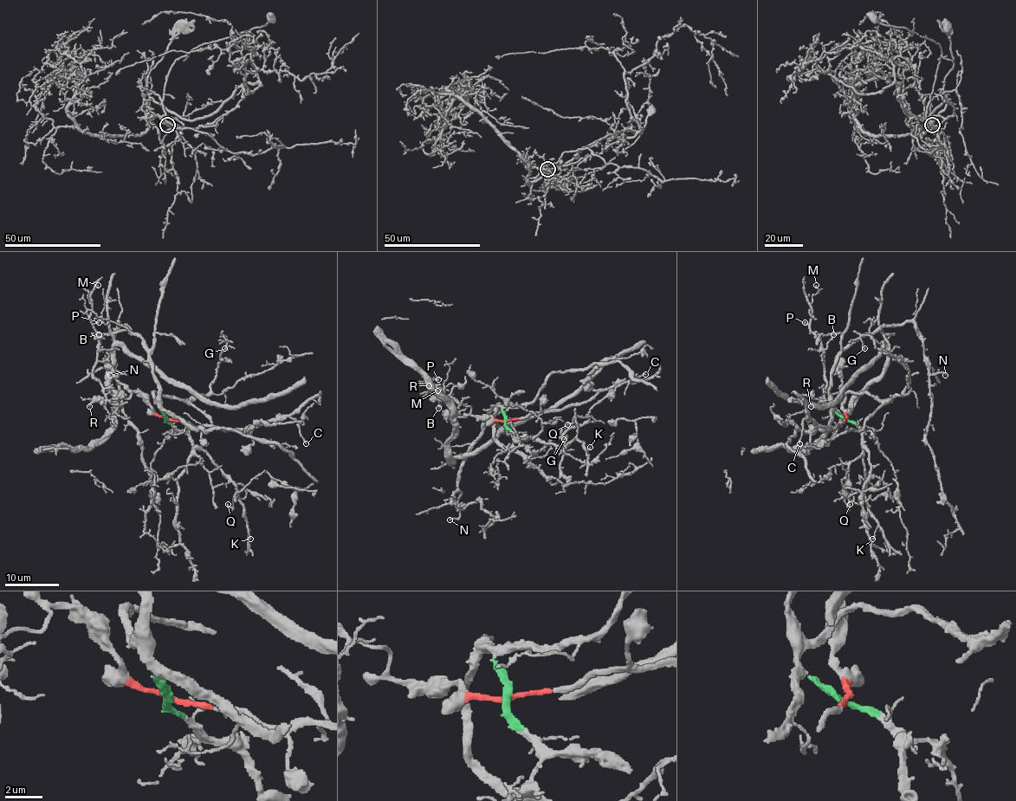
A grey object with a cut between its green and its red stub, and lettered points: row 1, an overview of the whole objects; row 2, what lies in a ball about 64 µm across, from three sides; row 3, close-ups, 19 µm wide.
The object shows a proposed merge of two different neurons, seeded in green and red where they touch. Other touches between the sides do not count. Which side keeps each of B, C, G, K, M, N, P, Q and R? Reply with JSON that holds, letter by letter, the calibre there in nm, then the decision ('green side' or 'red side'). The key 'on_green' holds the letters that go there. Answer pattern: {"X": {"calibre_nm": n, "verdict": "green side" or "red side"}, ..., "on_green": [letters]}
{"B": {"calibre_nm": 150, "verdict": "red side"}, "C": {"calibre_nm": 110, "verdict": "red side"}, "G": {"calibre_nm": 130, "verdict": "green side"}, "K": {"calibre_nm": 70, "verdict": "green side"}, "M": {"calibre_nm": 120, "verdict": "red side"}, "N": {"calibre_nm": 130, "verdict": "green side"}, "P": {"calibre_nm": 130, "verdict": "red side"}, "Q": {"calibre_nm": 100, "verdict": "green side"}, "R": {"calibre_nm": 140, "verdict": "red side"}, "on_green": ["G", "K", "N", "Q"]}

